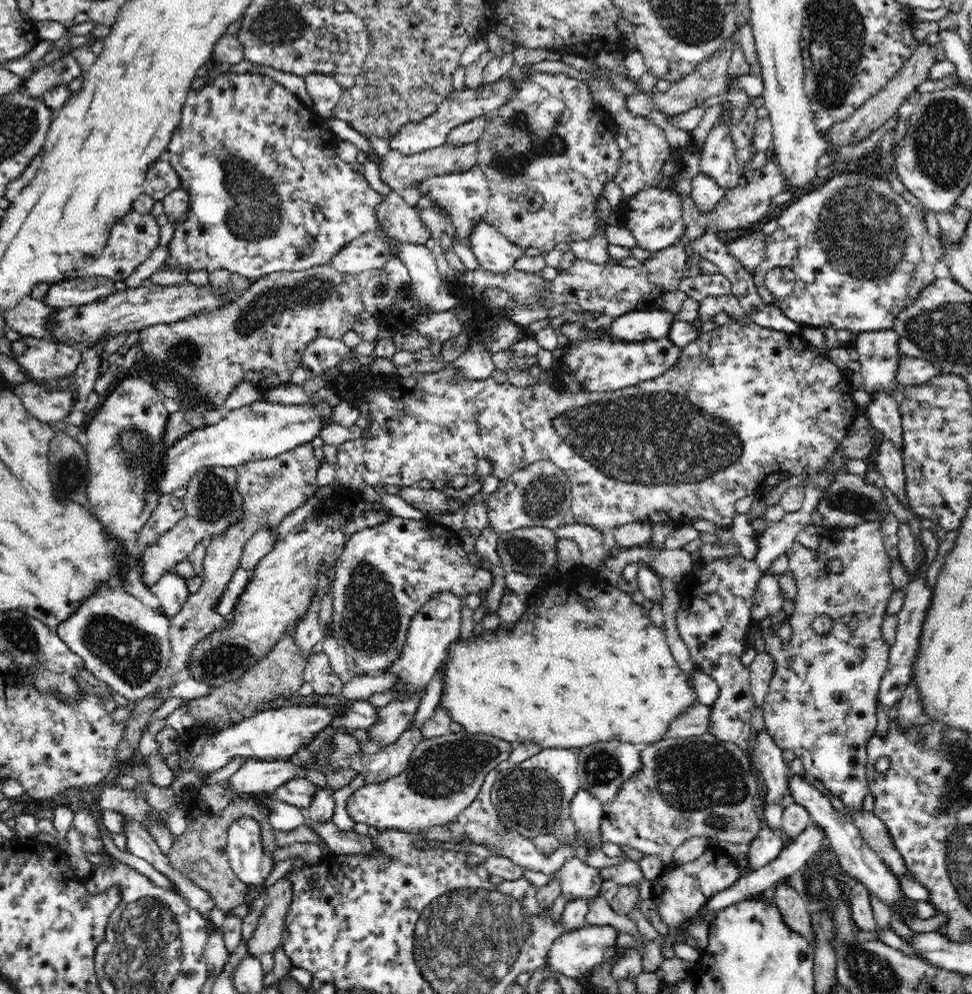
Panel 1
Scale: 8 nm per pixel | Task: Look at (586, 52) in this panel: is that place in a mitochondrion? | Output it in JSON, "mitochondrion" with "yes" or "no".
{"mitochondrion":"no"}

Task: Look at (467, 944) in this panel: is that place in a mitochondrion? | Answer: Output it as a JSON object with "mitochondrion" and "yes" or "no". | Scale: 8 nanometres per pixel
{"mitochondrion":"yes"}

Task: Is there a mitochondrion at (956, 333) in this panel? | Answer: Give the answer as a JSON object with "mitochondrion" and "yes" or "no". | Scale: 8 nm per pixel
{"mitochondrion":"yes"}

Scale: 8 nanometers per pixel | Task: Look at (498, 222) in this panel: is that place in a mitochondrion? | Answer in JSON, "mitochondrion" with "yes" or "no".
{"mitochondrion":"no"}

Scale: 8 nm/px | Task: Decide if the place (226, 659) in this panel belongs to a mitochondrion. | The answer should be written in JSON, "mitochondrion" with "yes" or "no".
{"mitochondrion":"yes"}

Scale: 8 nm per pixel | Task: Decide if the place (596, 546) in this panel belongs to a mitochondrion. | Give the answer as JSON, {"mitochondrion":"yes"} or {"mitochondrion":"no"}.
{"mitochondrion":"no"}

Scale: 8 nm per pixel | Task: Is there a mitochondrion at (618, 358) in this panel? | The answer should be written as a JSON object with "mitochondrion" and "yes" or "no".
{"mitochondrion":"no"}

